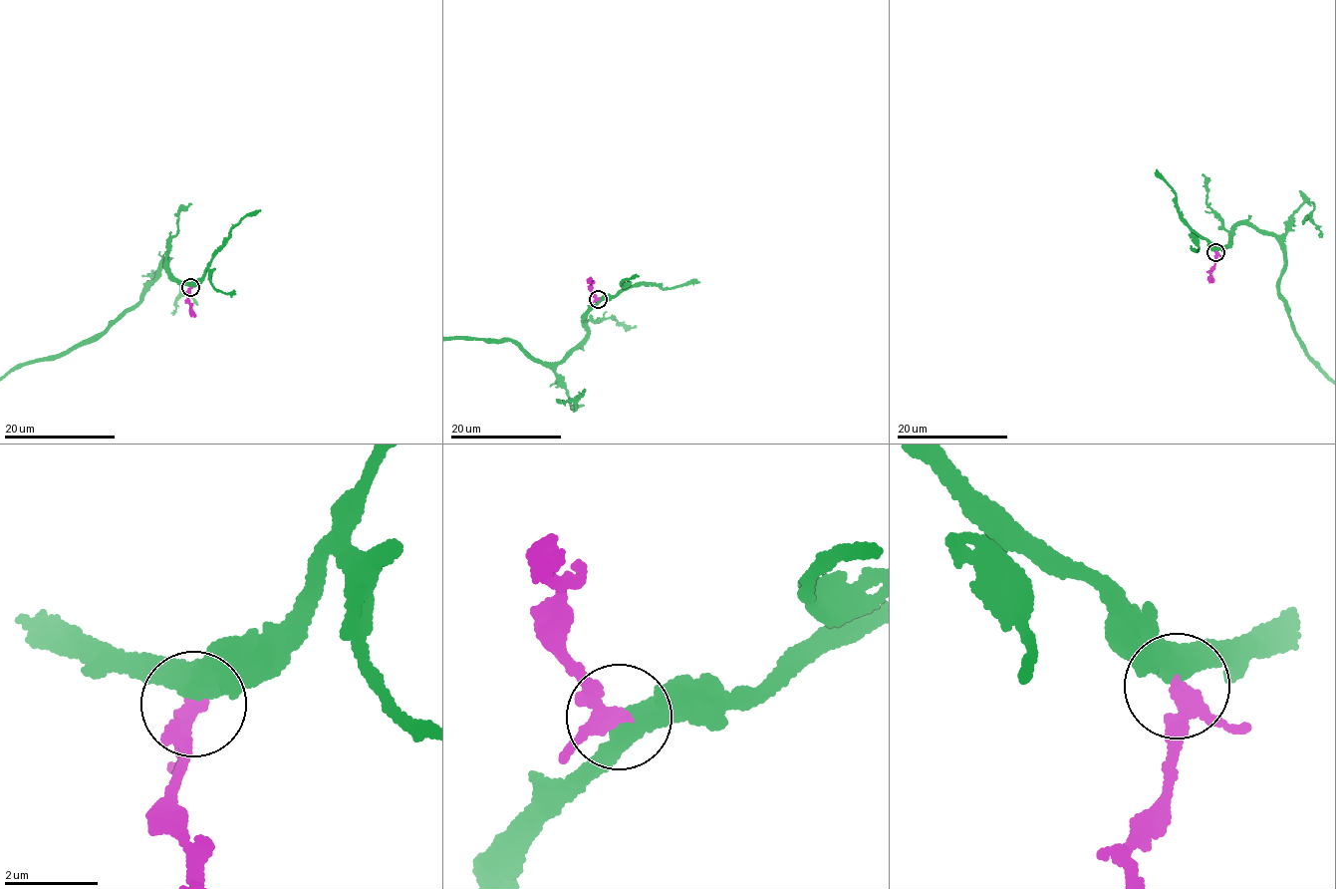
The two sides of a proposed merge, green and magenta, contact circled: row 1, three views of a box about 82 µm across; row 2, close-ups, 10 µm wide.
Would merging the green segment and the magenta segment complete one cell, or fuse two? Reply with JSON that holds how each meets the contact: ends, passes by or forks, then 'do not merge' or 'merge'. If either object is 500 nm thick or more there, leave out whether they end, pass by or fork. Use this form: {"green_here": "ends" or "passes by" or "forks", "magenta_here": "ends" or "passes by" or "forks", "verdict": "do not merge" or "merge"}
{"green_here": "passes by", "magenta_here": "passes by", "verdict": "merge"}

